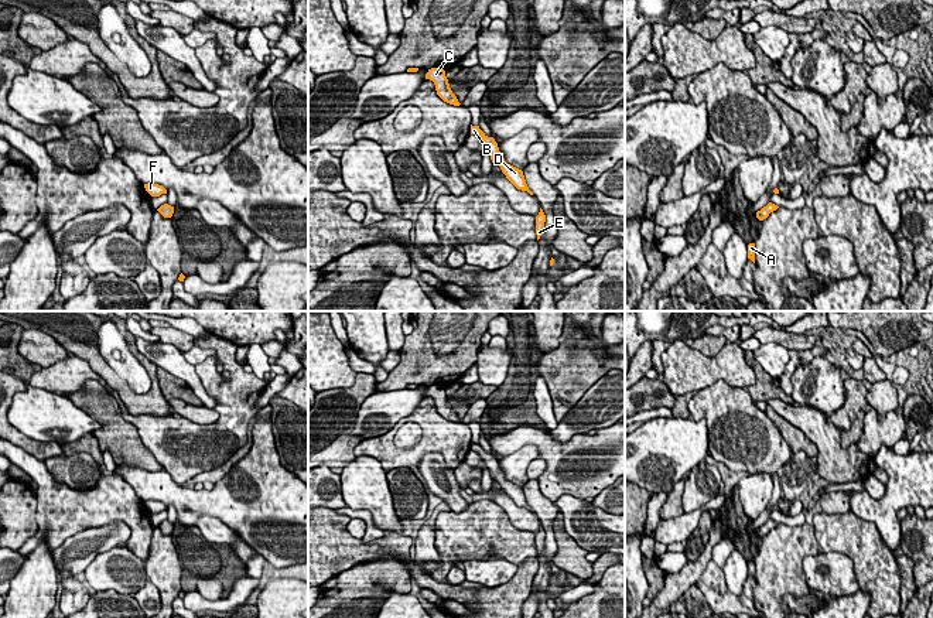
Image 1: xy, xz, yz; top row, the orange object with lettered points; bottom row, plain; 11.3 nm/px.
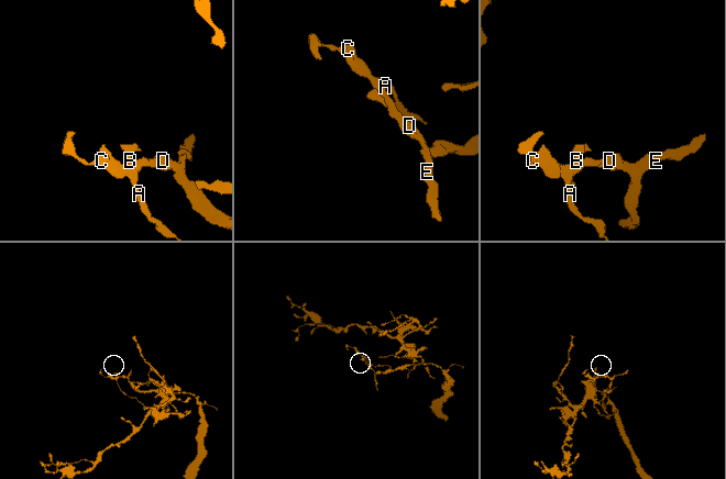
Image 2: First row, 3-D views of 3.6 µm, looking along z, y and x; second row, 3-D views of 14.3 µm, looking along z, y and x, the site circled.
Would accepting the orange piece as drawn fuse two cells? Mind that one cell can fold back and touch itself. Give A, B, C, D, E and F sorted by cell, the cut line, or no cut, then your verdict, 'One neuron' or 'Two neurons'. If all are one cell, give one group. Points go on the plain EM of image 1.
Groups: A B C D E F. No split. One neuron

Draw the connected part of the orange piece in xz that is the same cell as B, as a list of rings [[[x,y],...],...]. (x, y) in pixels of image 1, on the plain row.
[[[471,441],[471,451],[476,451],[483,458],[492,479],[500,484],[502,489],[517,506],[527,508],[530,512],[533,512],[533,509],[529,506],[526,501],[523,488],[505,478],[503,472],[499,468],[498,460],[495,458],[493,454],[488,454],[479,445],[479,443],[472,443],[472,441]]]

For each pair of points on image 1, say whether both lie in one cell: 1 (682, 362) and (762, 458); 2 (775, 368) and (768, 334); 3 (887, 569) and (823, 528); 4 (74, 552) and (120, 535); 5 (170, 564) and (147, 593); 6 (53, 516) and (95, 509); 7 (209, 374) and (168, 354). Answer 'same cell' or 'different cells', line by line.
1: same cell
2: different cells
3: same cell
4: same cell
5: different cells
6: same cell
7: different cells

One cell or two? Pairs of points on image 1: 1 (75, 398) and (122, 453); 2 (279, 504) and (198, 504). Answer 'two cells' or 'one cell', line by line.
1: one cell
2: one cell

